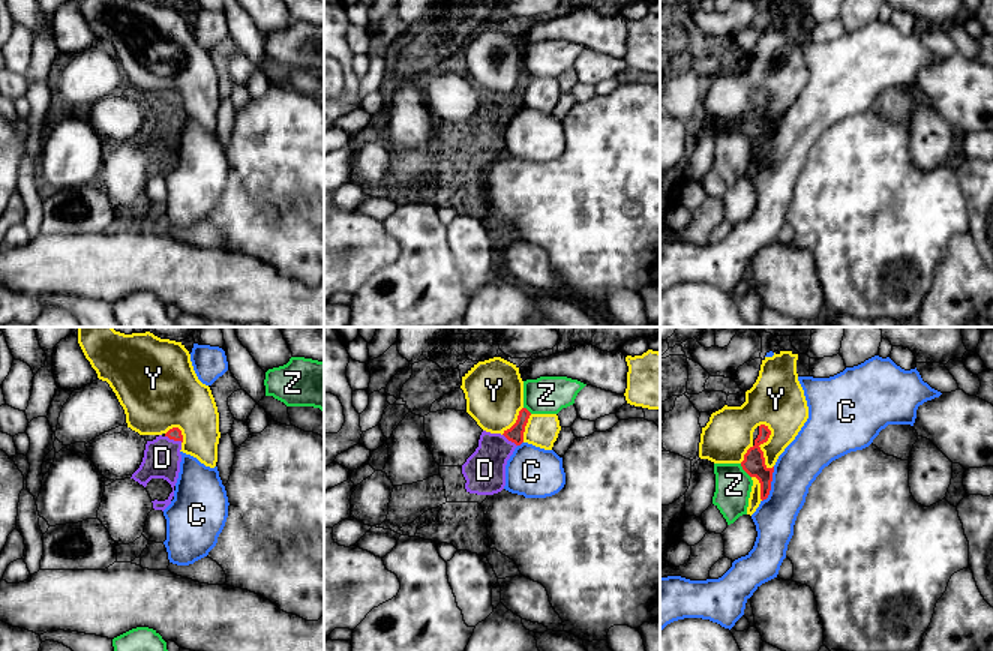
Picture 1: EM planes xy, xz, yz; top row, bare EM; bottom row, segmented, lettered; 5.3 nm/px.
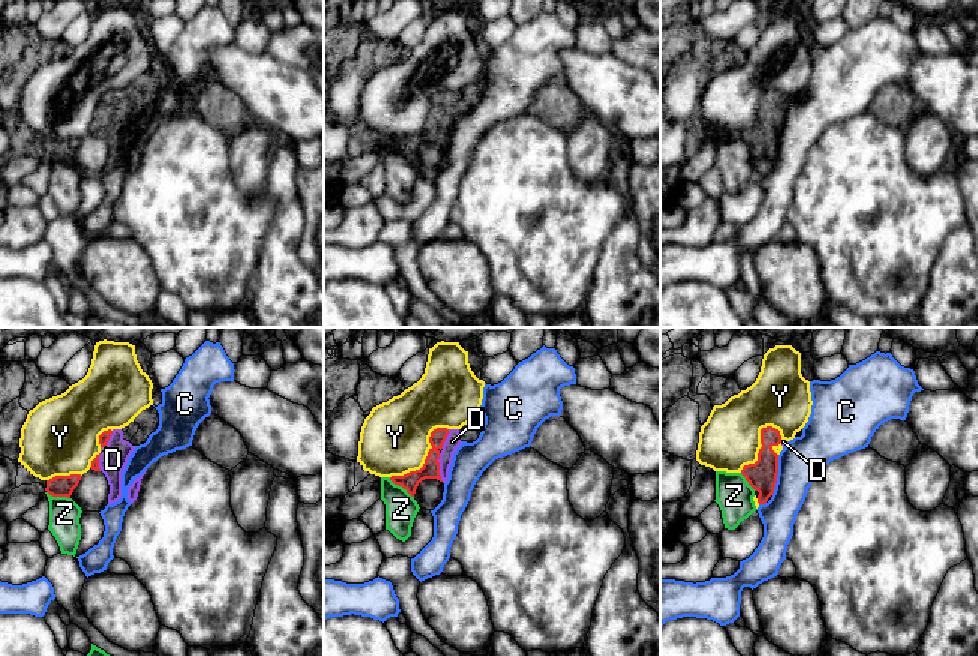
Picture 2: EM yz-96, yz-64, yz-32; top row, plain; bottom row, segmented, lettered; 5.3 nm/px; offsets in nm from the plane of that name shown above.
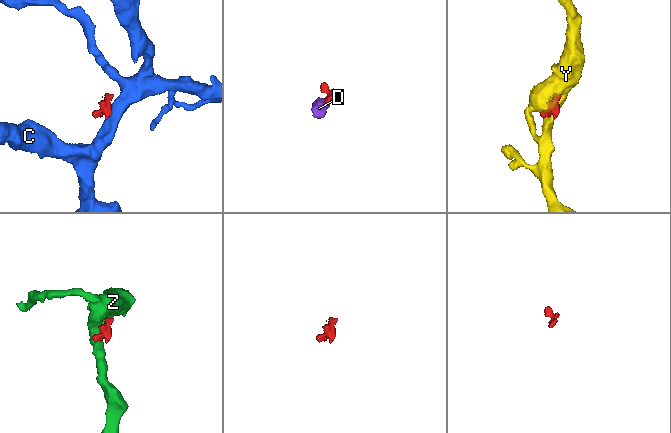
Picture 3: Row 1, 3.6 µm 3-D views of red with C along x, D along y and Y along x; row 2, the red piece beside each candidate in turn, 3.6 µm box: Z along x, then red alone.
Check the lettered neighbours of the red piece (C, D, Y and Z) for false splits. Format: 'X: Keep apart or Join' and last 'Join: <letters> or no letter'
C: Keep apart
D: Join
Y: Keep apart
Z: Keep apart
Join: D

